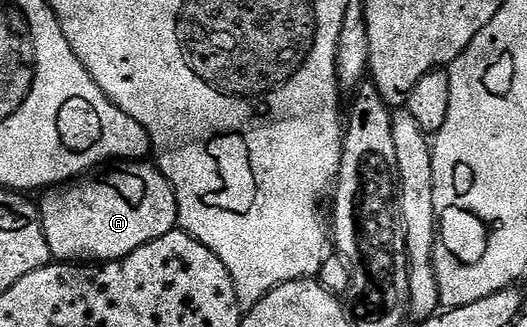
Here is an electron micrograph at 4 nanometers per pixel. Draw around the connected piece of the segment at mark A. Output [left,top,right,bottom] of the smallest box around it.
[38,162,178,262]

